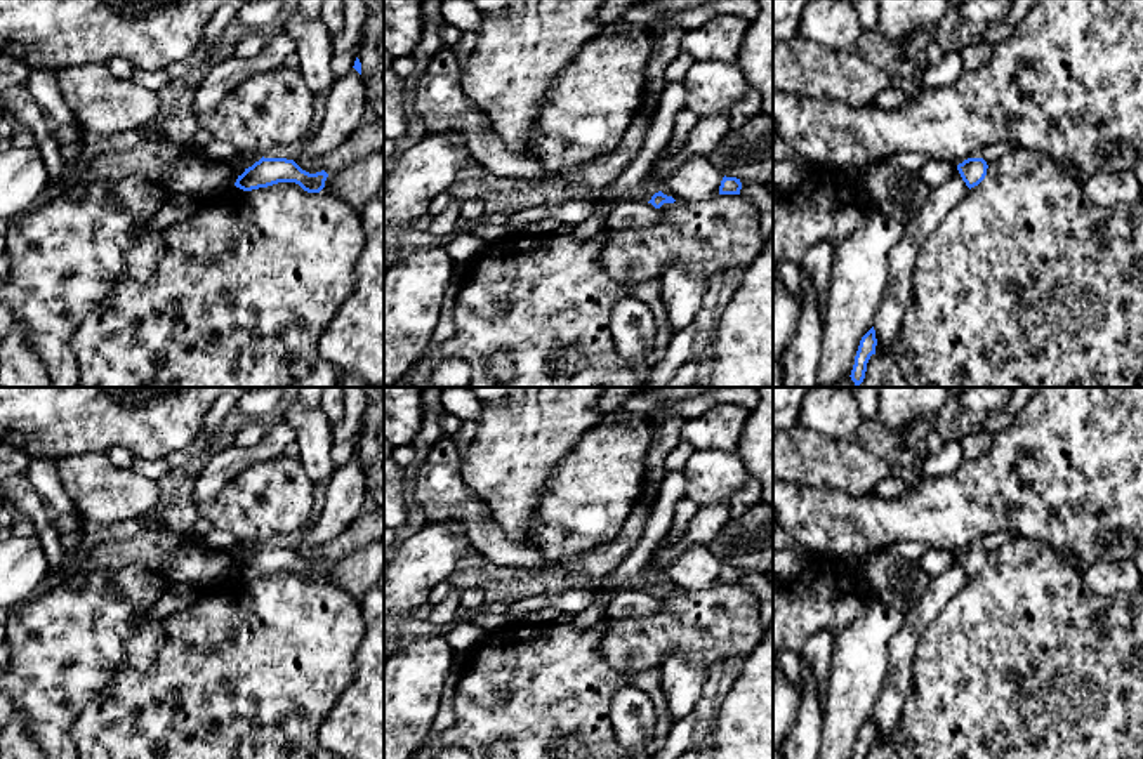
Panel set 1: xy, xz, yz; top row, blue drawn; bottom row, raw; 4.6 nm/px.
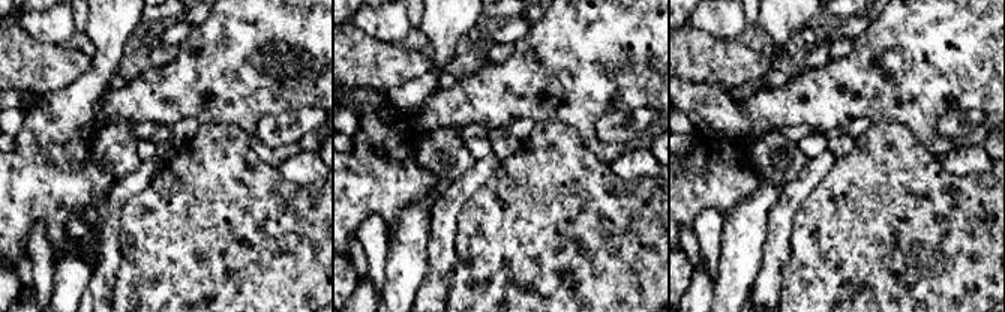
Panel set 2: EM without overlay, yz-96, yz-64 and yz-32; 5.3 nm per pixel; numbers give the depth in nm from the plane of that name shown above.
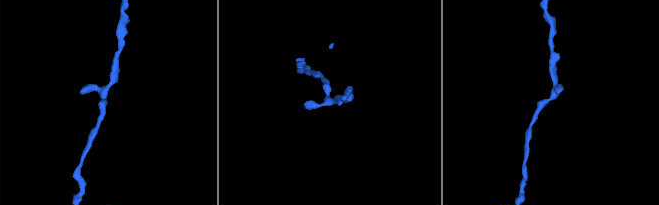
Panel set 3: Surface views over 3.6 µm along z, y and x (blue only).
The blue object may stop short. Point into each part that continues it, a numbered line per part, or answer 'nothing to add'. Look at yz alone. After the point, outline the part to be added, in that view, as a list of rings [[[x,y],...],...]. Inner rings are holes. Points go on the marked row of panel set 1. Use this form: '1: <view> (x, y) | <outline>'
nothing to add

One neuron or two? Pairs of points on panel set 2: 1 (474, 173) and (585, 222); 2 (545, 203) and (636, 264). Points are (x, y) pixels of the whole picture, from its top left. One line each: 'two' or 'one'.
1: two
2: one

